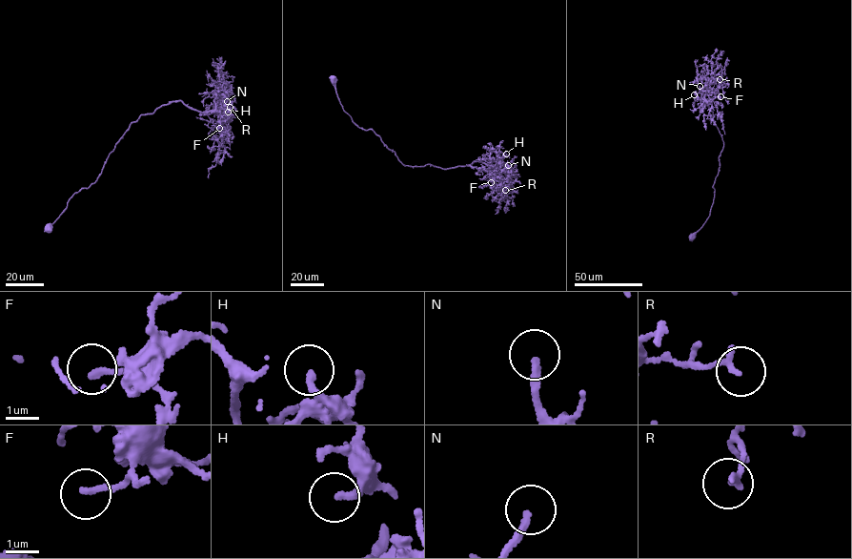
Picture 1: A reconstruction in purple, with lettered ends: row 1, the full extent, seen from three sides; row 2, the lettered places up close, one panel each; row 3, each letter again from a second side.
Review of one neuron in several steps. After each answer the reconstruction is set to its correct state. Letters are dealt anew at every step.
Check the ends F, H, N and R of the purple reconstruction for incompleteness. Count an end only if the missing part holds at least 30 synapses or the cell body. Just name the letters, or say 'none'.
N

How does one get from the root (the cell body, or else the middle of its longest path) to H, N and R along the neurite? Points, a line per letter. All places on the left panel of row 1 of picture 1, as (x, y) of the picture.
H: (48, 227), (66, 208), (70, 196), (95, 181), (109, 154), (140, 115), (179, 100), (200, 112), (228, 112)
N: (48, 227), (70, 196), (95, 181), (109, 154), (140, 115), (175, 101), (205, 112), (220, 111), (227, 101)
R: (48, 227), (70, 196), (95, 181), (109, 154), (140, 115), (179, 100), (202, 112), (226, 103), (230, 107)

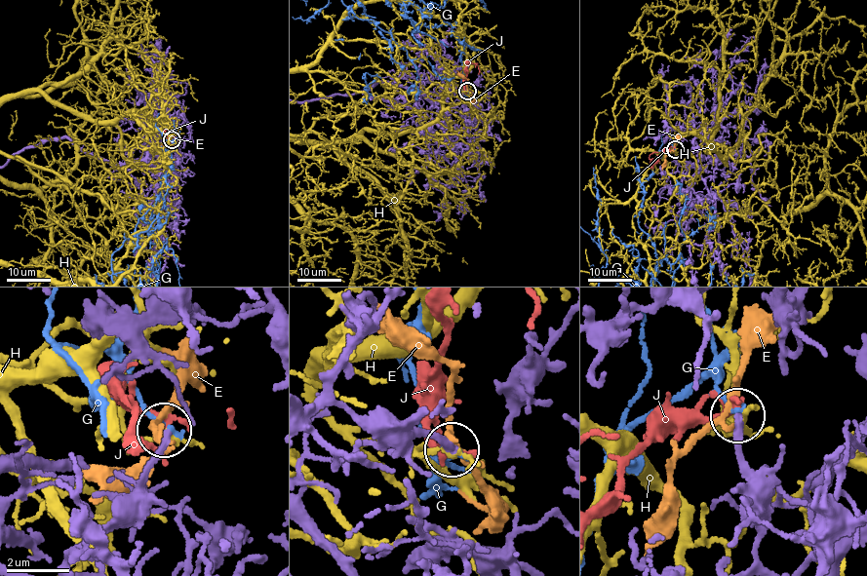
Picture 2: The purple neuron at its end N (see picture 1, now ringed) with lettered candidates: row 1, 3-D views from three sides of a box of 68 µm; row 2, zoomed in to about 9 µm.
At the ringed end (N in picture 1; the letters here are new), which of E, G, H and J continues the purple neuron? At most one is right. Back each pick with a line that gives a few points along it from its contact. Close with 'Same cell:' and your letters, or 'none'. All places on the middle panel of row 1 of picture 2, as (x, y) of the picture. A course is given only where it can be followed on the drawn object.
J: Its course: (467, 92), (464, 82), (470, 63), (478, 65), (478, 74)
Same cell: J

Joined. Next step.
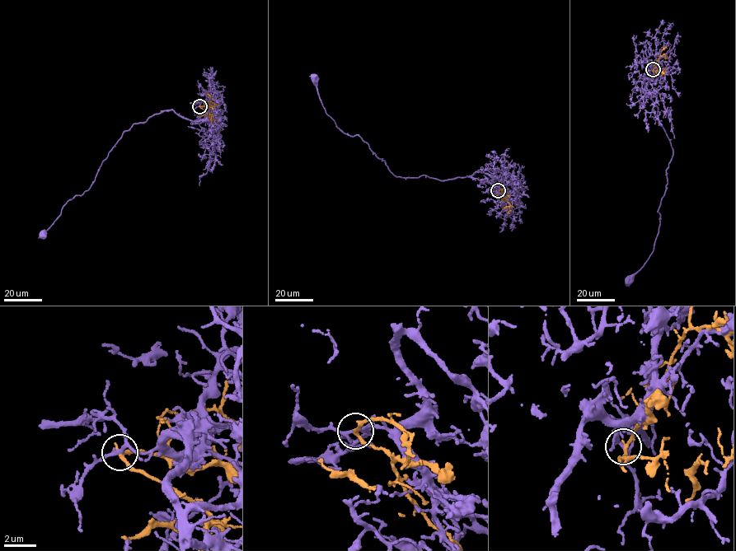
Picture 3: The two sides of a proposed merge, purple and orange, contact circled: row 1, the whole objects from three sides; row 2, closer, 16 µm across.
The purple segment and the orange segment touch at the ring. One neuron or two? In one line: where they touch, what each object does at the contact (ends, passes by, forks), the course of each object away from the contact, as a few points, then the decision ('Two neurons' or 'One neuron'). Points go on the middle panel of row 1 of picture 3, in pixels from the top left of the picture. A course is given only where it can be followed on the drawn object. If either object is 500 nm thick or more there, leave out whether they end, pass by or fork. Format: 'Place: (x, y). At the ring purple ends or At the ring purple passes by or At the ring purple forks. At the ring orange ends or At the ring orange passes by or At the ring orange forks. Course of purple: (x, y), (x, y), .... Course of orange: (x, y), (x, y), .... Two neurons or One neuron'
Place: (498, 190). At the ring purple forks. At the ring orange passes by. Course of purple: (498, 190), (506, 186), (501, 176), (480, 172), (445, 180), (396, 176), (358, 135), (337, 127), (315, 78). Course of orange: (498, 190), (504, 191), (502, 197), (494, 193). Two neurons

